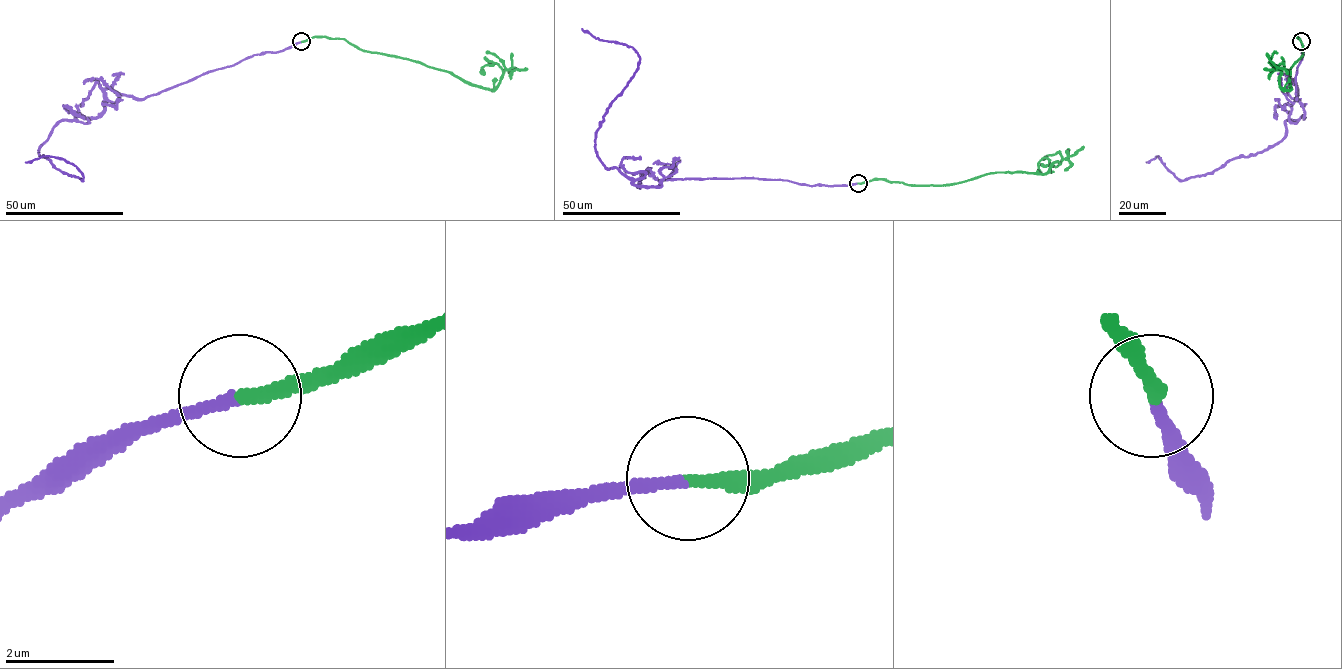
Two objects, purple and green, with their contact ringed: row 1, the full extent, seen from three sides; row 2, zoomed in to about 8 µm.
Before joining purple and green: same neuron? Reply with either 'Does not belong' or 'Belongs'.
Belongs

